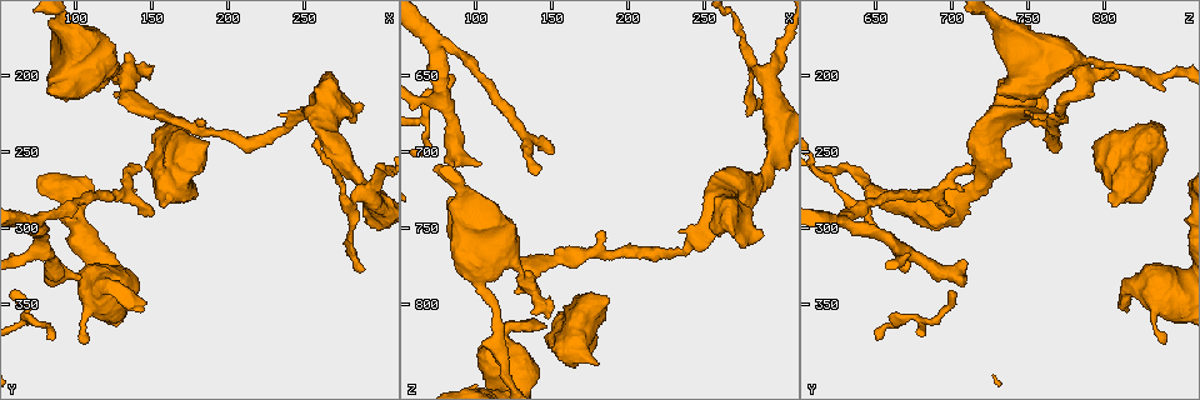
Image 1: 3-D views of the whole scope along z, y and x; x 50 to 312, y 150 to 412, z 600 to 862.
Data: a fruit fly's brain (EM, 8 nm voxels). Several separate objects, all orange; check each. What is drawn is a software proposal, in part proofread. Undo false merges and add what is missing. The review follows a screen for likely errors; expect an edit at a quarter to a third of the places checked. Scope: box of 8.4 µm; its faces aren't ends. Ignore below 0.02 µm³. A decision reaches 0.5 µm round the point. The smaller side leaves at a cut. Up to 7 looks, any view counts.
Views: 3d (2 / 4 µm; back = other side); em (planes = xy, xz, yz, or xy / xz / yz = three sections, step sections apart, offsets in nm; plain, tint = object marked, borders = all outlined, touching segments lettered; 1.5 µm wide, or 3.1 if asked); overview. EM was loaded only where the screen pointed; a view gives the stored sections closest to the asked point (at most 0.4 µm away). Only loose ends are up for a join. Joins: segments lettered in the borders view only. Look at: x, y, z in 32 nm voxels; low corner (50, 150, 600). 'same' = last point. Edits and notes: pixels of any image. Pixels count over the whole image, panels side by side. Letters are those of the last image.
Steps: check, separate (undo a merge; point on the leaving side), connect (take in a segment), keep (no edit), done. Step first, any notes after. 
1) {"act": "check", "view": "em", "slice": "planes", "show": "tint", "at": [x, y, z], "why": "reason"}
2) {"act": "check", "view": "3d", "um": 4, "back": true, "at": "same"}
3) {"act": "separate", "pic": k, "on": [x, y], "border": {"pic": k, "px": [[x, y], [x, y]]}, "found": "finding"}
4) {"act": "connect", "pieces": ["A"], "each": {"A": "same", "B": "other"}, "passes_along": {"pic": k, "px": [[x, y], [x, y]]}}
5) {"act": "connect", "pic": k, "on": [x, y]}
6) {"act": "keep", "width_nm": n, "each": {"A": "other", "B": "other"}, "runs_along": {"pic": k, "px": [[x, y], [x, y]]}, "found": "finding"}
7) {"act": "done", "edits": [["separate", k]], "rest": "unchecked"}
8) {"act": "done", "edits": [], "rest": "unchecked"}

{"act": "check", "view": "em", "slice": "planes", "show": "borders", "at": [104, 376, 840], "why": "an open end"}

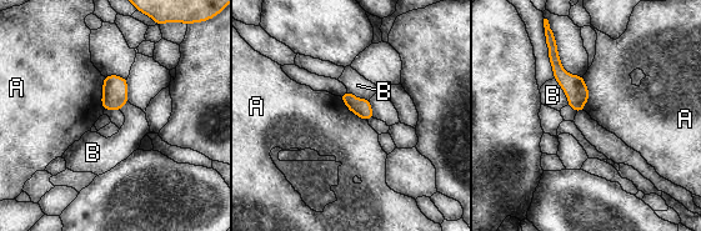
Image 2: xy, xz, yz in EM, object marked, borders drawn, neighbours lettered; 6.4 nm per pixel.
{"act": "keep", "longest_contact_nm": ["A", 220], "each": {"A": "other", "B": "other"}, "border": {"pic": 2, "px": [[582, 76], [589, 93], [584, 110]]}, "found": "no lettered segment goes on from it"}

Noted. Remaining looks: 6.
{"act": "check", "view": "em", "slice": "planes", "show": "borders", "at": [146, 200, 810]}

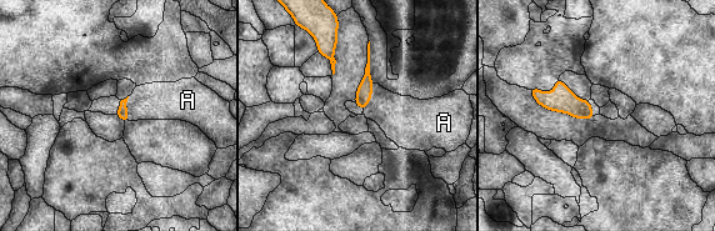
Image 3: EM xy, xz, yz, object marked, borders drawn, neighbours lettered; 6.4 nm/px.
{"act": "connect", "pieces": ["A"], "each": {"A": "same"}, "found": "it goes on there"}

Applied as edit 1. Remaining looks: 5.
{"act": "check", "view": "overview"}

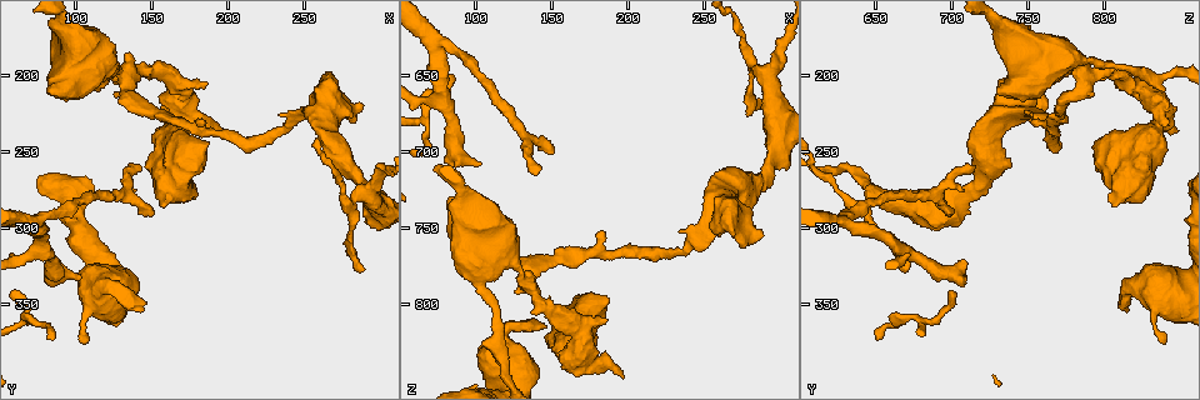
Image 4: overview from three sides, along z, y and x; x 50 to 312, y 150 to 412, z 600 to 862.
{"act": "check", "view": "3d", "um": 4, "at": [150, 288, 702], "why": "free end"}

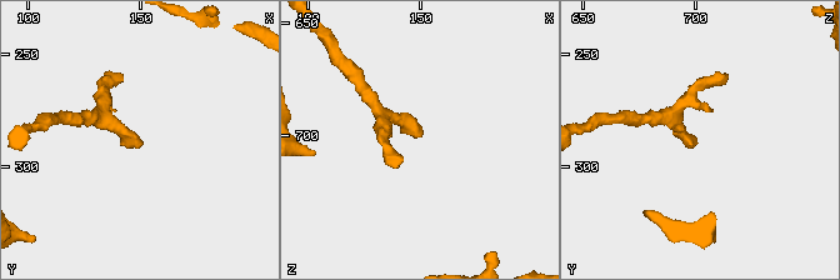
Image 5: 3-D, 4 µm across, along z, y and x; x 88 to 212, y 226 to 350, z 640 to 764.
{"act": "check", "view": "em", "slice": "yz", "step": 4, "show": "tint", "at": [150, 286, 702], "why": "shape alone is not enough"}

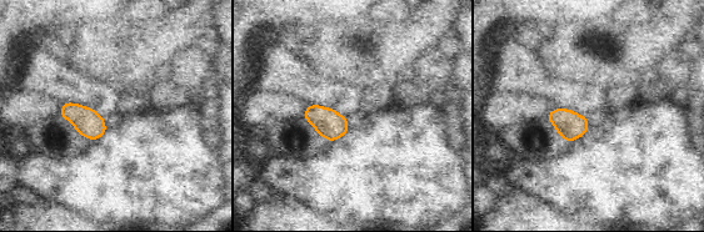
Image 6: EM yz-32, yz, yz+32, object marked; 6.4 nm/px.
{"act": "check", "view": "em", "slice": "planes", "show": "borders", "at": "same"}

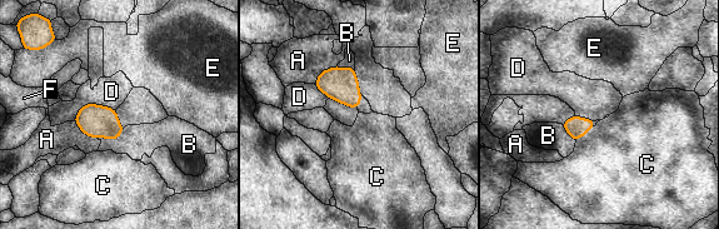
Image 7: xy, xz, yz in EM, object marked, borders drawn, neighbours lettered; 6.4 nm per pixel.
{"act": "keep", "width_nm": 120, "each": {"A": "other", "B": "other", "C": "other", "D": "other", "E": "other", "F": "other"}, "border": {"pic": 7, "px": [[115, 110], [84, 104], [73, 120]]}, "found": "no lettered segment goes on from it"}

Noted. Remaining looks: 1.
{"act": "done", "edits": [["connect", 3]], "rest": "unchecked"}

